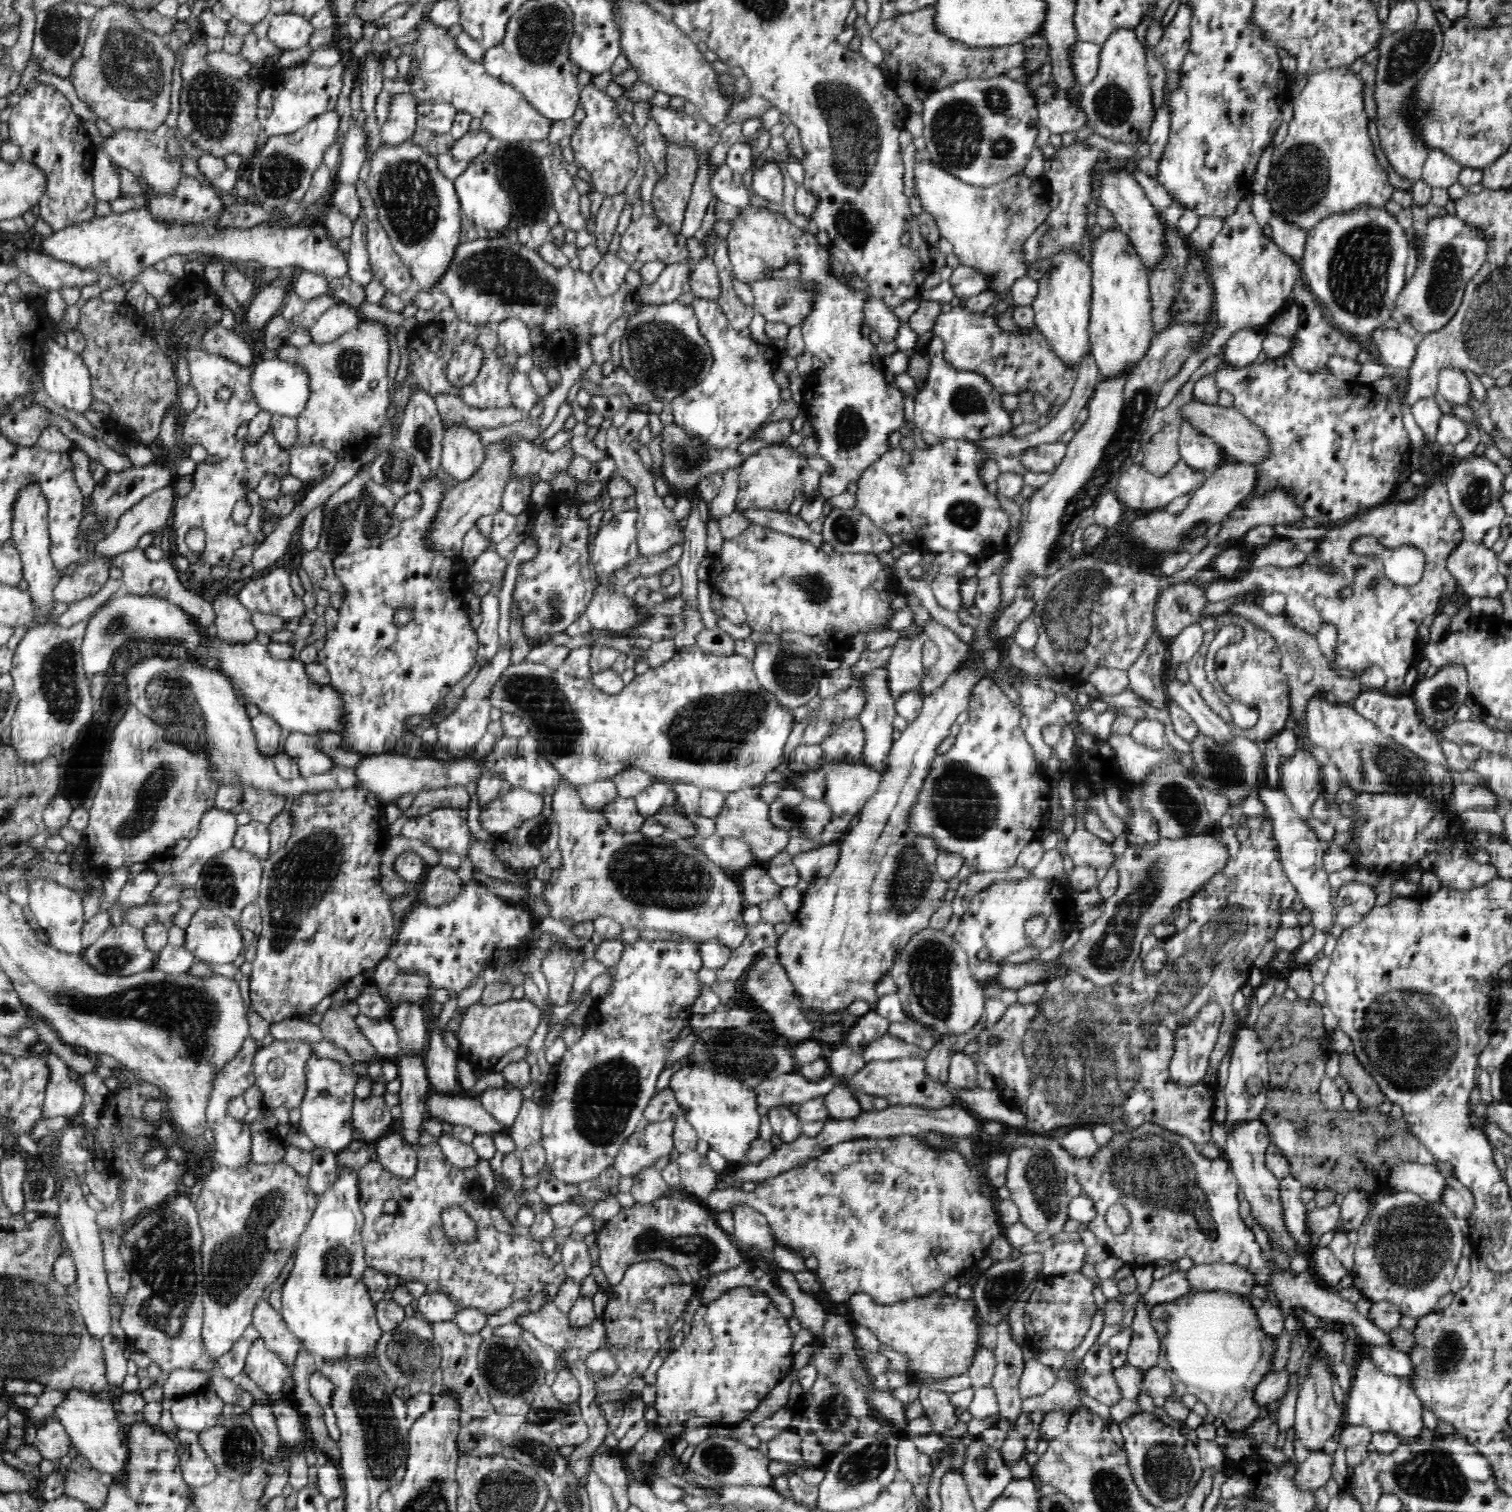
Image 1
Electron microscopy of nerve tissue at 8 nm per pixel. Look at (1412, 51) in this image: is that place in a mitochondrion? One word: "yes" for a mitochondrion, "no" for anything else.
yes

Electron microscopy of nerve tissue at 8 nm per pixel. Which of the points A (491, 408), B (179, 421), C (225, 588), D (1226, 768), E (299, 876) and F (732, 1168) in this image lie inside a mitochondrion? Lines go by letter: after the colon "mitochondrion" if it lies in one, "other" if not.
A: other
B: other
C: other
D: mitochondrion
E: mitochondrion
F: other

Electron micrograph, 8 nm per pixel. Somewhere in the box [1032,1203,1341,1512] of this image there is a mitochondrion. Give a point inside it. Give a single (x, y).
(1166, 1468)

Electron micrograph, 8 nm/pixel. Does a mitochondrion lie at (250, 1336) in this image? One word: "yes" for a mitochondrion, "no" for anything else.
no

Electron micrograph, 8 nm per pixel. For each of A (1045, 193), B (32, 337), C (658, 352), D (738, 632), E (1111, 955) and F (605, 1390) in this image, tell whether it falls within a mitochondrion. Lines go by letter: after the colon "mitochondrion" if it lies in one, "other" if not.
A: other
B: other
C: mitochondrion
D: other
E: mitochondrion
F: other

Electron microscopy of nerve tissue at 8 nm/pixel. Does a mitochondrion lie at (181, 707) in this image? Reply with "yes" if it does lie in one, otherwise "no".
yes

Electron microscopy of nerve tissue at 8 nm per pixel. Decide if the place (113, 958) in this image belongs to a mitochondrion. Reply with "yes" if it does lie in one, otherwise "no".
yes

